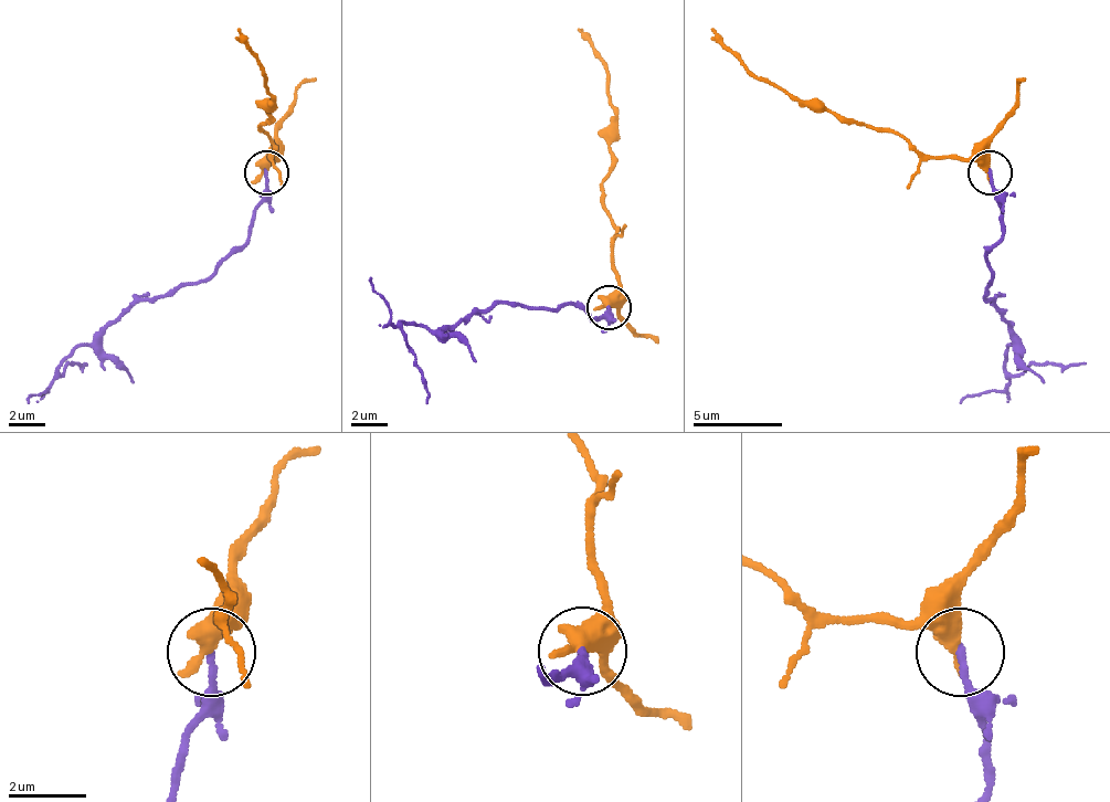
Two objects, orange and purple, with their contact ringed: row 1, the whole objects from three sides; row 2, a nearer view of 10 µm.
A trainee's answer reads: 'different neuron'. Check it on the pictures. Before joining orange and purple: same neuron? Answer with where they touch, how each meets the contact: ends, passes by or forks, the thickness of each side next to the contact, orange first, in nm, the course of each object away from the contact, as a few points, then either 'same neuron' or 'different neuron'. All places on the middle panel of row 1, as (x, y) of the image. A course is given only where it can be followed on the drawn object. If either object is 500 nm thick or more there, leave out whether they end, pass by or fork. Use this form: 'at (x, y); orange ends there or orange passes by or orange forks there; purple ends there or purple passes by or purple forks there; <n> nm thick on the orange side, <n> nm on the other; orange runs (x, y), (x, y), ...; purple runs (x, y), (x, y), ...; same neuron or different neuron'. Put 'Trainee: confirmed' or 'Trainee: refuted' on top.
Trainee: confirmed
at (609, 307); 550 nm thick on the orange side, 190 nm on the other; orange runs (608, 308), (616, 286), (612, 241), (616, 228), (603, 209), (612, 119), (608, 65), (580, 30); purple runs (608, 308), (590, 317), (562, 304), (549, 308), (473, 308), (432, 330), (401, 322), (427, 402); different neuron

